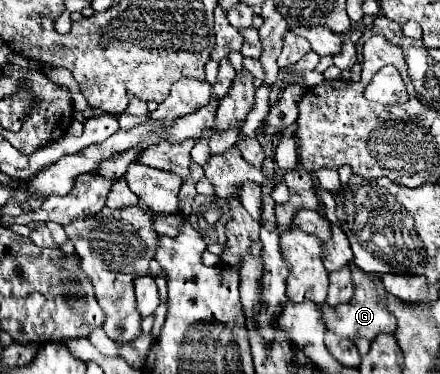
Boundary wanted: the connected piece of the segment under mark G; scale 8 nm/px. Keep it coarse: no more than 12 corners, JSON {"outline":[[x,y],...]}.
{"outline":[[348,265],[354,295],[330,309],[326,329],[344,339],[394,333],[382,279]]}

